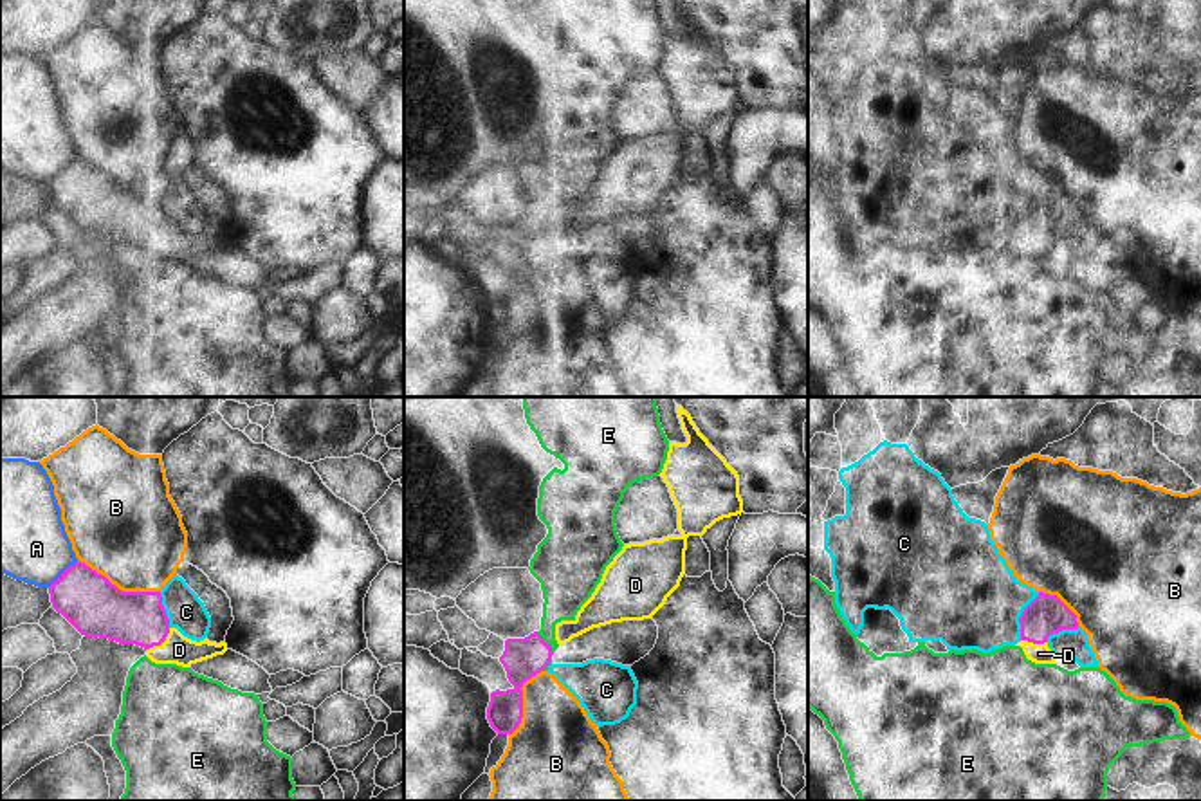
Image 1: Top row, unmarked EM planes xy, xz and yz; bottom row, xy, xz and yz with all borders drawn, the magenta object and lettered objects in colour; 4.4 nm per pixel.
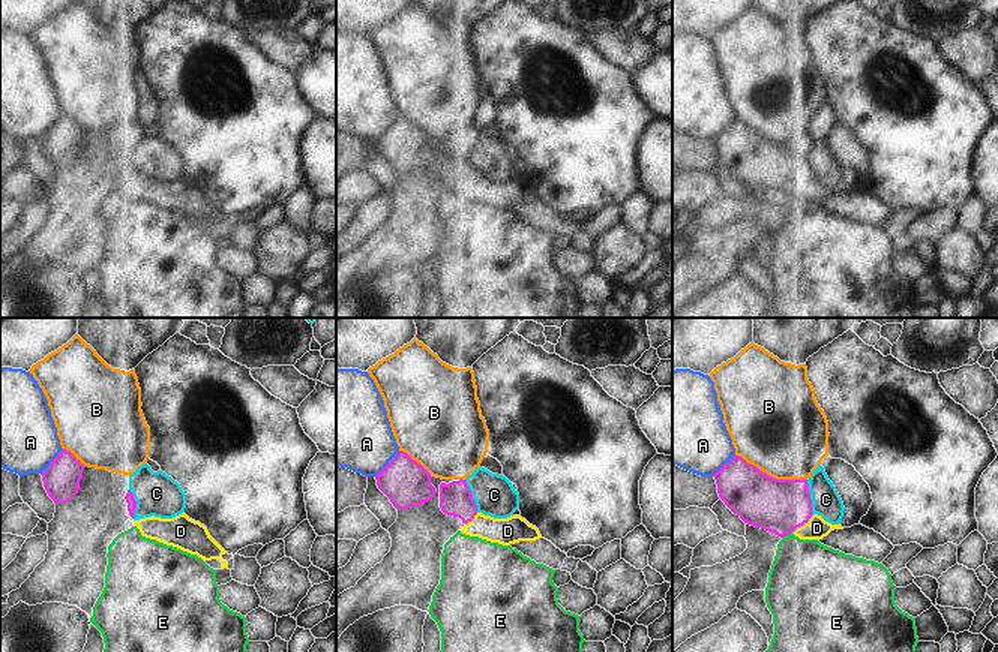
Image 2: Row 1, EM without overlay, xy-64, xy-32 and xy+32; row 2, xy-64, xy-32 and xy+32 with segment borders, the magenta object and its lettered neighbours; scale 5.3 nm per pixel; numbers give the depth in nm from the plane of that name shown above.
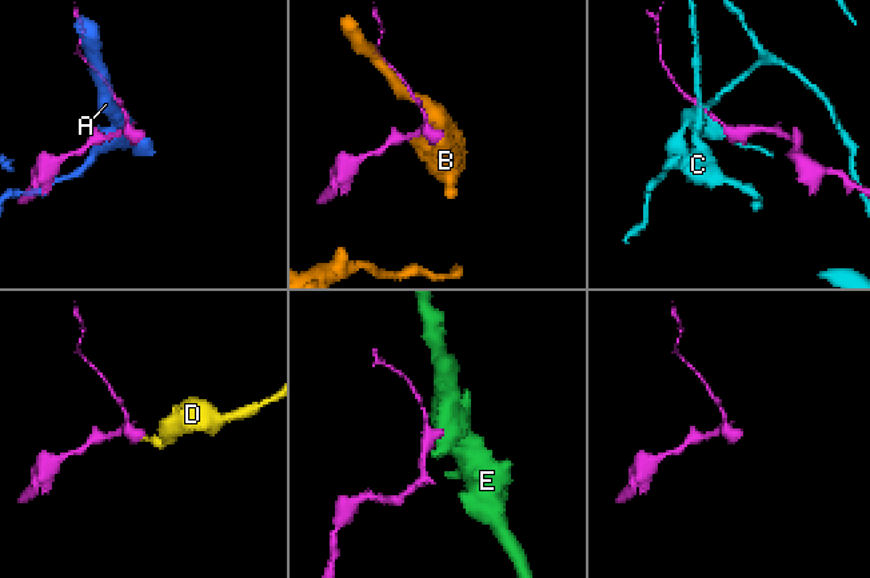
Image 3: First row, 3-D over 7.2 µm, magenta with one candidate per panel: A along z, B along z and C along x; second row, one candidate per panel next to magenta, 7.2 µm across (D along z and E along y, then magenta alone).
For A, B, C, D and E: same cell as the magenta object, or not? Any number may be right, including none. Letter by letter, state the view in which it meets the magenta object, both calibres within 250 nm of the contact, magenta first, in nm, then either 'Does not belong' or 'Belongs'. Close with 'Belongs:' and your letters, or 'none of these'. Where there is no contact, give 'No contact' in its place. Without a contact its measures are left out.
A: Touches magenta in xy. Thickness 260 nm (magenta) against 380 nm. Does not belong
B: Touches magenta in xy. Thickness 260 nm (magenta) against 440 nm. Does not belong
C: Touches magenta in yz. Thickness 180 nm (magenta) against 440 nm. Does not belong
D: Touches magenta in xy. Thickness 240 nm (magenta) against 130 nm. Belongs
E: Touches magenta in xz. Thickness 180 nm (magenta) against 200 nm. Does not belong
Belongs: D.

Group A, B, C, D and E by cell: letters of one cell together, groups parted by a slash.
A / B / C / D / E

